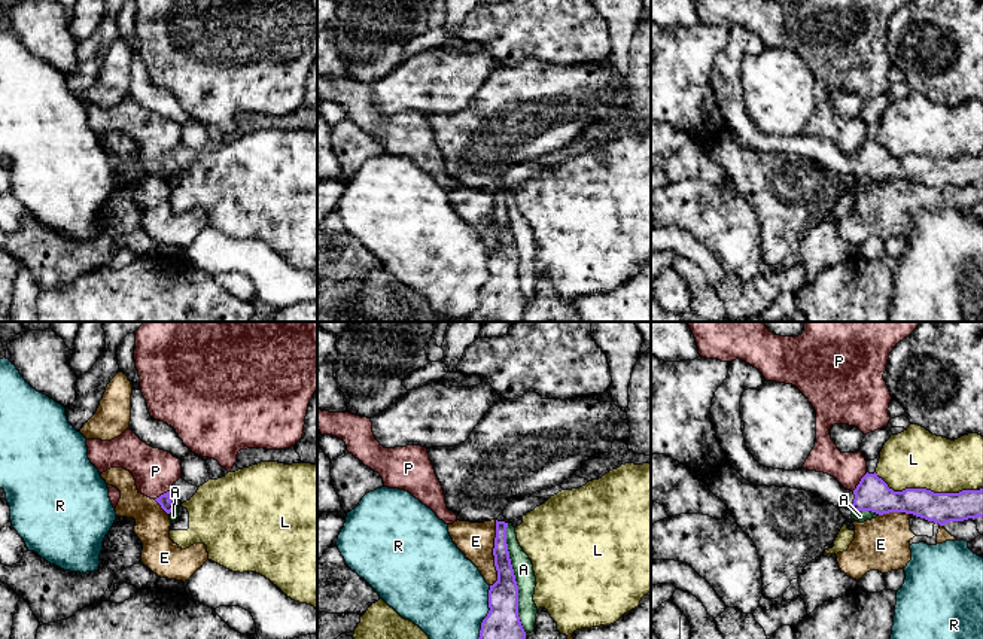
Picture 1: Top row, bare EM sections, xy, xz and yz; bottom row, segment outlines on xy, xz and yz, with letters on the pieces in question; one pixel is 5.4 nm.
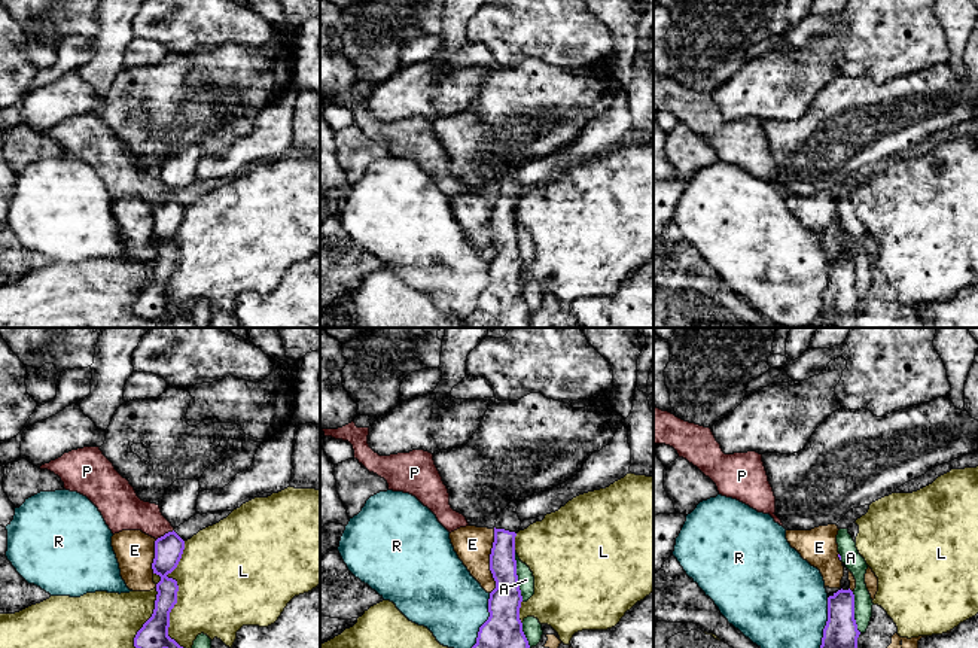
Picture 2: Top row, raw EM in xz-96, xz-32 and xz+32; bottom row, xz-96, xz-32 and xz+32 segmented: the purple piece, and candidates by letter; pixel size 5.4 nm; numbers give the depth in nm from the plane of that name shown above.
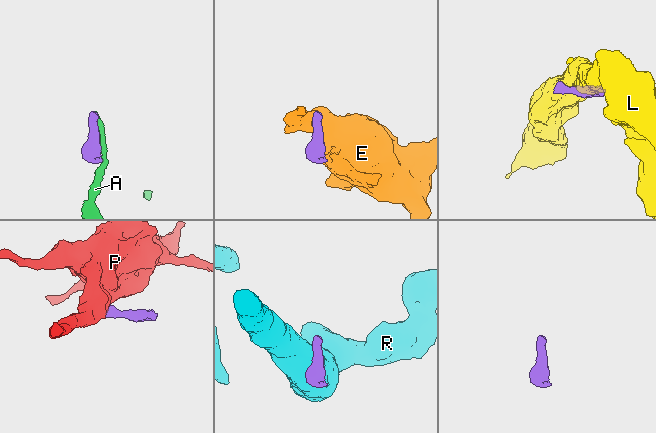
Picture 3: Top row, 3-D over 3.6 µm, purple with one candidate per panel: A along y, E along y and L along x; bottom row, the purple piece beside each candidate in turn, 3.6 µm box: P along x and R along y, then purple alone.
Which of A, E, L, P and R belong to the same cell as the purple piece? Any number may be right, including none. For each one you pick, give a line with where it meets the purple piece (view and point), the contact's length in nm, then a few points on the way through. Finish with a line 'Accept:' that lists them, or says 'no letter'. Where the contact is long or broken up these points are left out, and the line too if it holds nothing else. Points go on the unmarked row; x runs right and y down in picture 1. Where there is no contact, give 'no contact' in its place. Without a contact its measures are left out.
Accept: no letter

